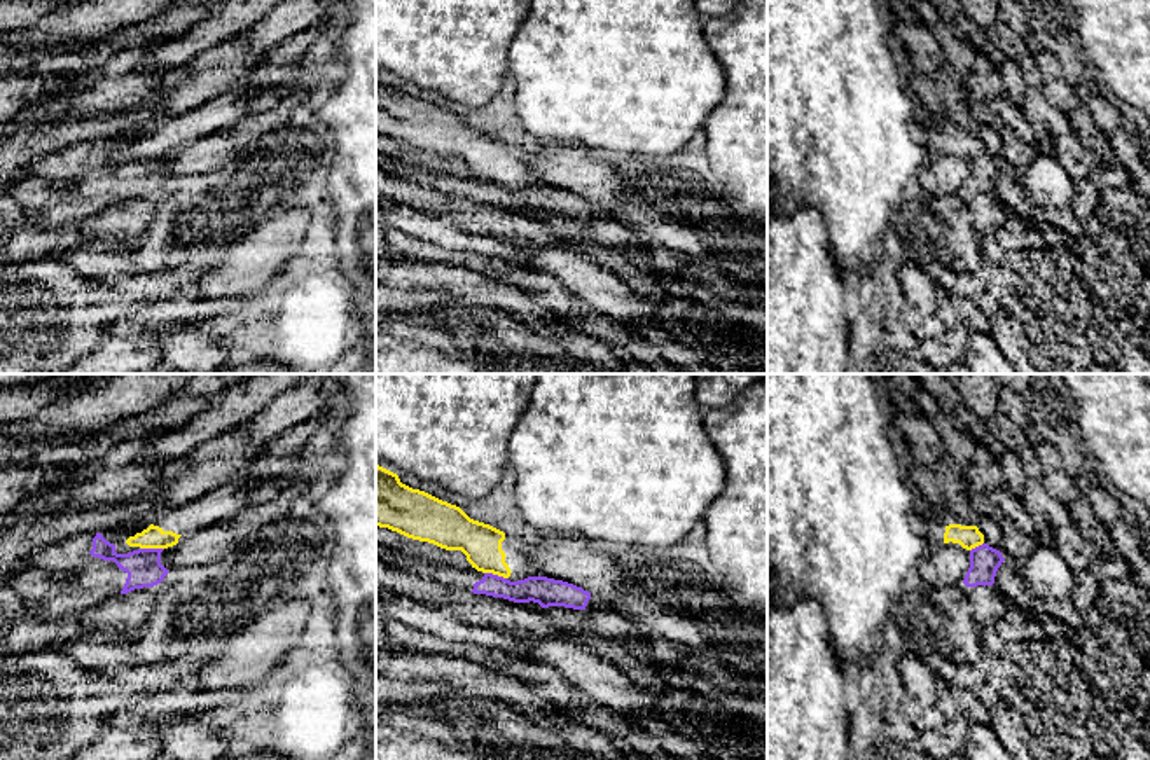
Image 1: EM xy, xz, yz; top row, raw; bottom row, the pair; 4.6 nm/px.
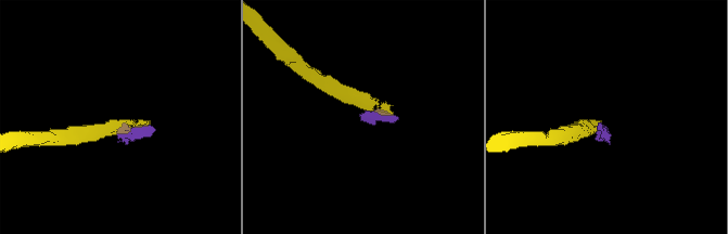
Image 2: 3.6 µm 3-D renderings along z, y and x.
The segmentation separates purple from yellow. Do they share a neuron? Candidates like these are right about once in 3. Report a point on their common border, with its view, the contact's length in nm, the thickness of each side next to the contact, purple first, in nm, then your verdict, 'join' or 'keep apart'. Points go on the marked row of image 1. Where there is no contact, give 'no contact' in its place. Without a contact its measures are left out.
contact xy (152, 549); length 110 nm; calibres 170 and 100 nm; keep apart

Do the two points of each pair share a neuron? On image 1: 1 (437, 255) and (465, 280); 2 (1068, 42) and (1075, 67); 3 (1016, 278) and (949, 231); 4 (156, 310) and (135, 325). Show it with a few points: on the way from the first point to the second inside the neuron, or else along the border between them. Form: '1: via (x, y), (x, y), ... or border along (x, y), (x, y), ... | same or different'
1: border along (458, 266), (493, 280) | different
2: via (1068, 48), (1072, 62) | same
3: border along (995, 268), (990, 275) | different
4: via (151, 315), (140, 322) | same

